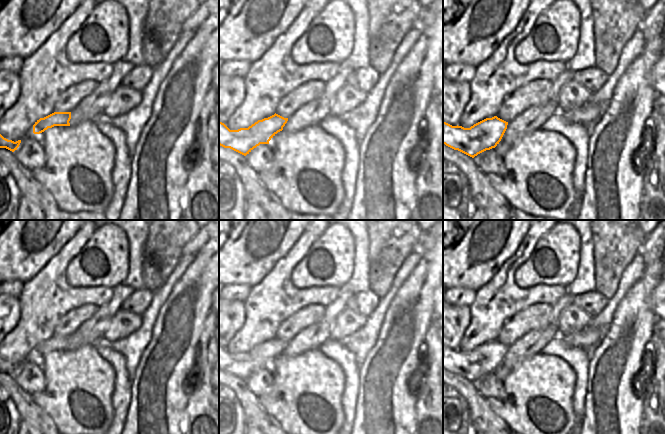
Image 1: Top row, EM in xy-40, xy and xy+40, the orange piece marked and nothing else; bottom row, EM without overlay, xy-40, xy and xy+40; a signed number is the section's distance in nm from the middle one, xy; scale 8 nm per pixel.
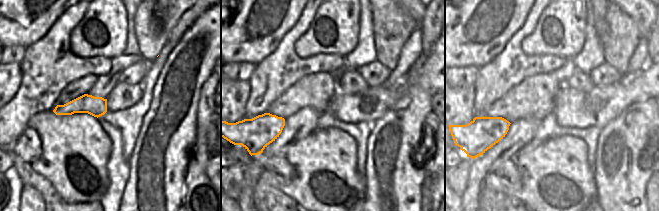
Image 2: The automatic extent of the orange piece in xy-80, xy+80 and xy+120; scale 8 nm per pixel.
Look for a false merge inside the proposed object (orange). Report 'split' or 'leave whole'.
leave whole

